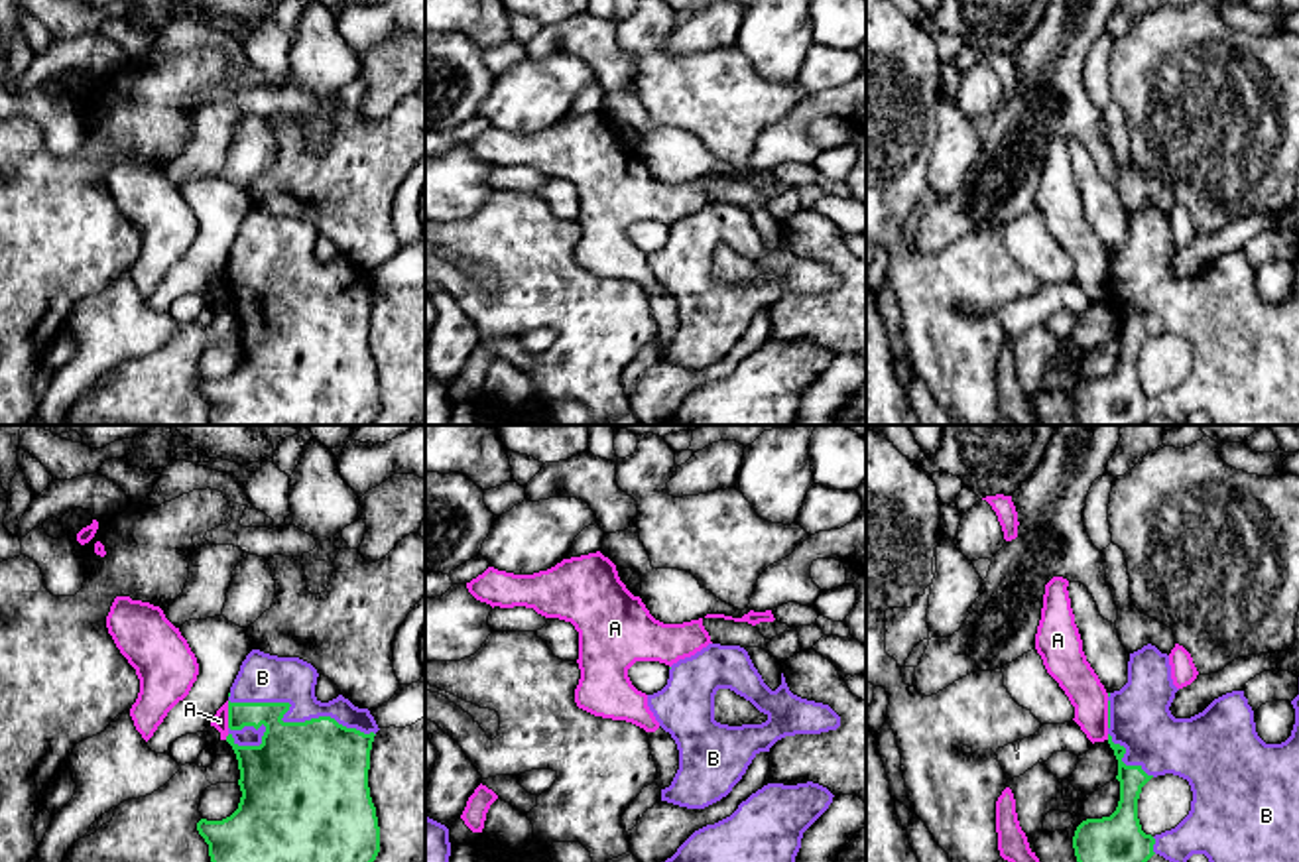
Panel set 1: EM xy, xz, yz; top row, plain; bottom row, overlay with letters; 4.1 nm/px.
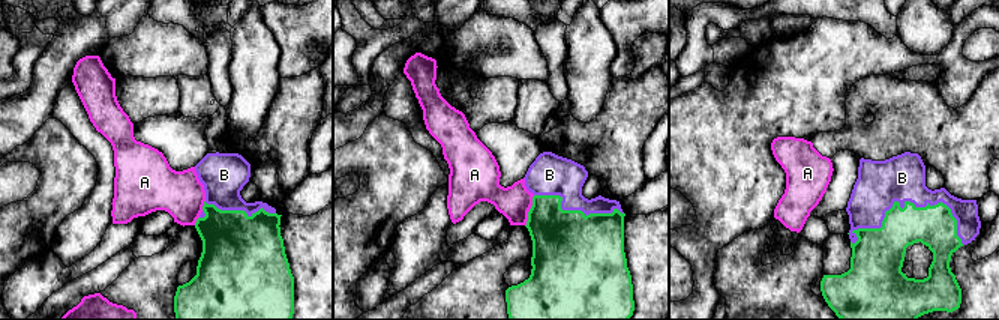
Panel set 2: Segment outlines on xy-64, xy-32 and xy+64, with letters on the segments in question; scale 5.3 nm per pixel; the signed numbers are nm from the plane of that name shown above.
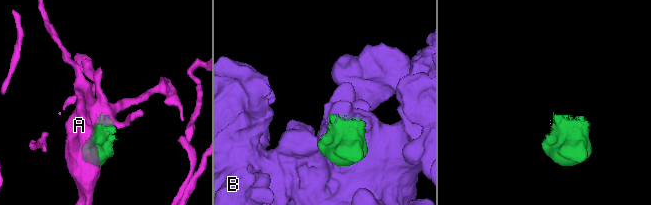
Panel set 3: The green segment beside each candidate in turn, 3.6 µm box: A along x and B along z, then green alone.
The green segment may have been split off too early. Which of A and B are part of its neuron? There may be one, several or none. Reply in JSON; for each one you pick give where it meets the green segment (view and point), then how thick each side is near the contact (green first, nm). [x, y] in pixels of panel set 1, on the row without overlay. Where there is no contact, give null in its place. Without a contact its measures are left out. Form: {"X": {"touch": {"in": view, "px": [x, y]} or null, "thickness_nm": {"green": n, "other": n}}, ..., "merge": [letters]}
{"B": {"touch": {"in": "xy", "px": [288, 282]}, "thickness_nm": {"green": 480, "other": 200}}, "merge": ["B"]}

